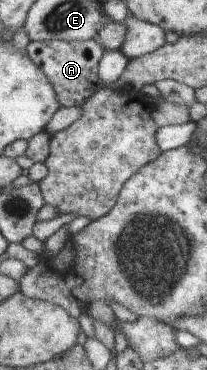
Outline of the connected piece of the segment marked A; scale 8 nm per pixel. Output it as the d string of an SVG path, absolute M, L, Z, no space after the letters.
M59 39L31 41L26 50L33 62L48 74L62 106L83 105L98 90L105 88L105 84L99 78L99 62L106 52L96 39L71 42Z

